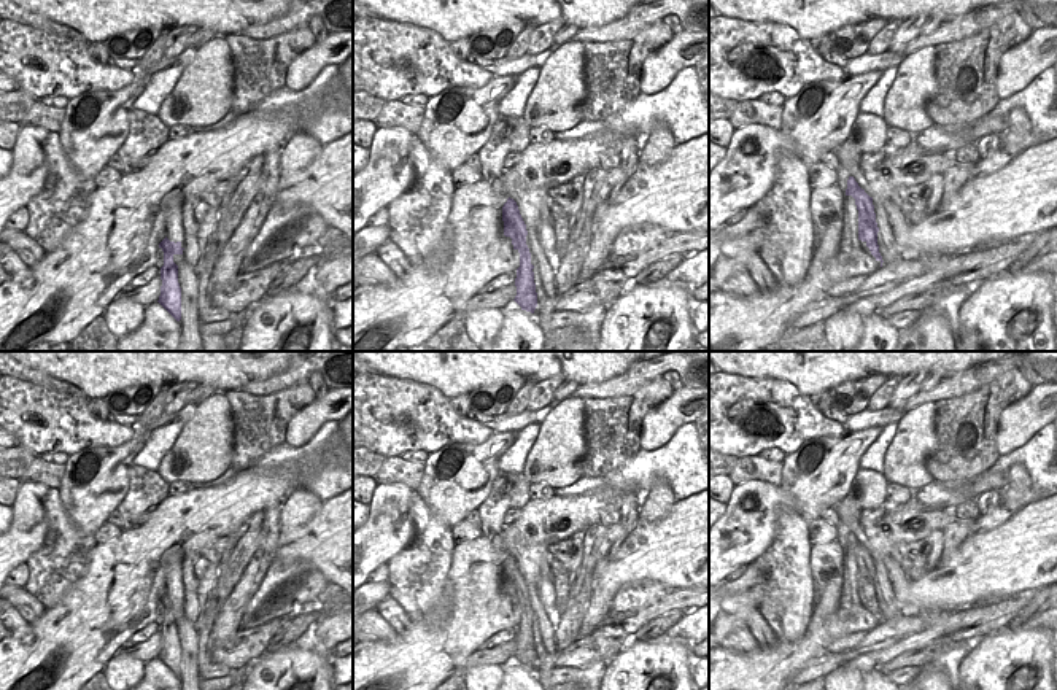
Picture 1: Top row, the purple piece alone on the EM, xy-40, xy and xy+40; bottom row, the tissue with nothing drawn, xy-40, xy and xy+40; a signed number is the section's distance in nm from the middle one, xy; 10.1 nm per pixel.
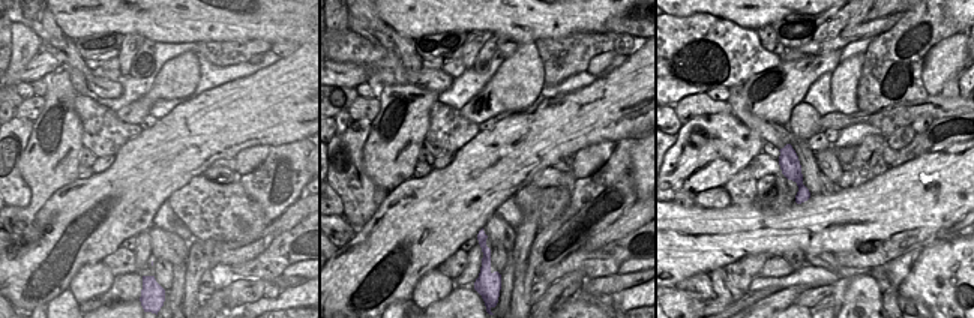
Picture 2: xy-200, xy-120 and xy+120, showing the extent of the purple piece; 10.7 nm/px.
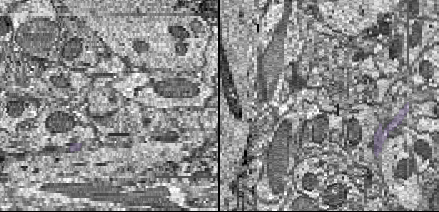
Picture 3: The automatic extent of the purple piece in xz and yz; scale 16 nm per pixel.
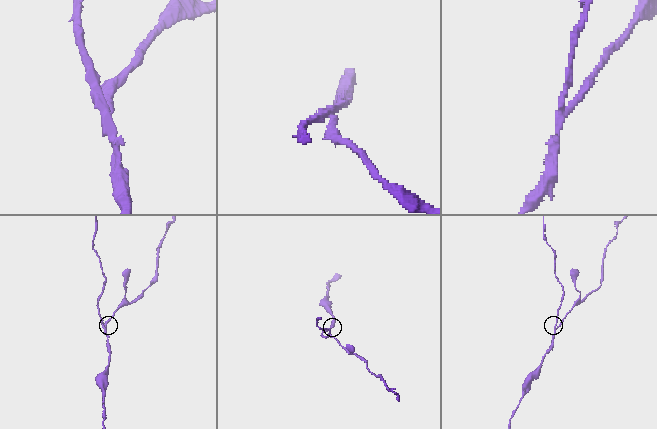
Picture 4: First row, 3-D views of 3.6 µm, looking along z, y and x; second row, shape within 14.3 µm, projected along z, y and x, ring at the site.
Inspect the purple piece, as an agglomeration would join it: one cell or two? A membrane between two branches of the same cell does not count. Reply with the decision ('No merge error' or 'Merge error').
Merge error

